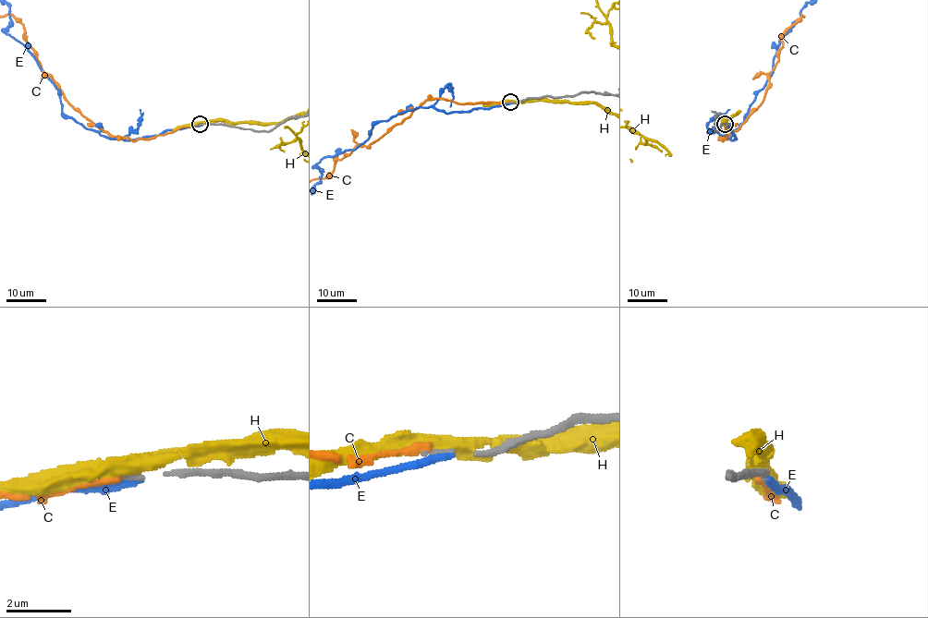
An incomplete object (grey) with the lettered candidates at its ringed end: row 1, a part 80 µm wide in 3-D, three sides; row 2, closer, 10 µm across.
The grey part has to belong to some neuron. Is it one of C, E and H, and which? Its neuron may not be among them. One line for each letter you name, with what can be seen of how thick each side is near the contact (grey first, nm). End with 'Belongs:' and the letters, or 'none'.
Belongs: none

